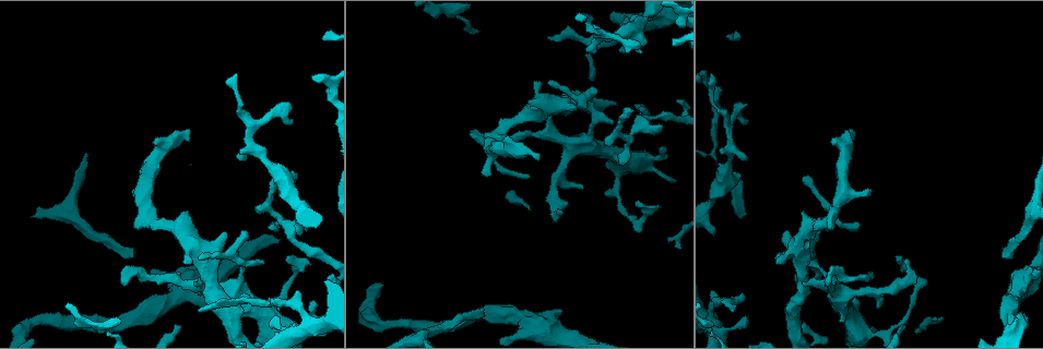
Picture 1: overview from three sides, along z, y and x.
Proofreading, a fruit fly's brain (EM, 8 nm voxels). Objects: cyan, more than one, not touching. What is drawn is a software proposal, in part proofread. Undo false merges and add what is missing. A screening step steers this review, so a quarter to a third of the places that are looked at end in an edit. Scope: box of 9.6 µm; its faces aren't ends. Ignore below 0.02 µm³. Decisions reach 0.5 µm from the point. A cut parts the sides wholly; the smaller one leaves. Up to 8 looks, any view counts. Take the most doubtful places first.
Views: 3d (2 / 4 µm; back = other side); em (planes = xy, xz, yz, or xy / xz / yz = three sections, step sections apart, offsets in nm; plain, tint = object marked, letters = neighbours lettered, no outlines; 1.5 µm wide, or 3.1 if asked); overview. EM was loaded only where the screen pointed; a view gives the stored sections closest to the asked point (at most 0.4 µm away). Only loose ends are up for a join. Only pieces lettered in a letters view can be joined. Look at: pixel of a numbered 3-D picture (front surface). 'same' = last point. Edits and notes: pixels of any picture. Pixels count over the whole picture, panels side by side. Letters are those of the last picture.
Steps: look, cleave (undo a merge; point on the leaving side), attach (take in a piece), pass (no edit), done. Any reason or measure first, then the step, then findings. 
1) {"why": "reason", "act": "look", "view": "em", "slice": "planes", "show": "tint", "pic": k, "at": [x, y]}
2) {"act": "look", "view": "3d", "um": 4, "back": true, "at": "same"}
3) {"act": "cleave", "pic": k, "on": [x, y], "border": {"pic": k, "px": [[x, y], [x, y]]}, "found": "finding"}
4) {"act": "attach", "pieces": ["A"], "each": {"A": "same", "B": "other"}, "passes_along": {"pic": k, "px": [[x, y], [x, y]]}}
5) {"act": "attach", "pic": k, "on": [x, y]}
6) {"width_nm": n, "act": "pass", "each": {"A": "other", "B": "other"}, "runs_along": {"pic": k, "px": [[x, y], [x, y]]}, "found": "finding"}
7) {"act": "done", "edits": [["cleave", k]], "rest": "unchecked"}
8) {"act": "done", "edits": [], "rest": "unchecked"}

{"why": "branch stops here", "act": "look", "view": "em", "slice": "planes", "show": "letters", "pic": 1, "at": [481, 308]}

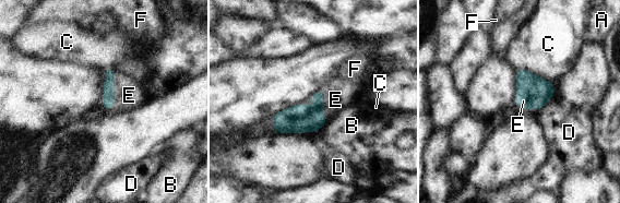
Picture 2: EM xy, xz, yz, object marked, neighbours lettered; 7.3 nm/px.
{"act": "attach", "pieces": ["E"], "each": {"A": "other", "B": "other", "C": "other", "D": "other", "E": "same", "F": "other"}, "passes_along": {"pic": 2, "px": [[108, 99], [114, 91], [129, 95]]}, "found": "the cell continues"}

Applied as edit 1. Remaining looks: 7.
{"act": "look", "view": "overview"}

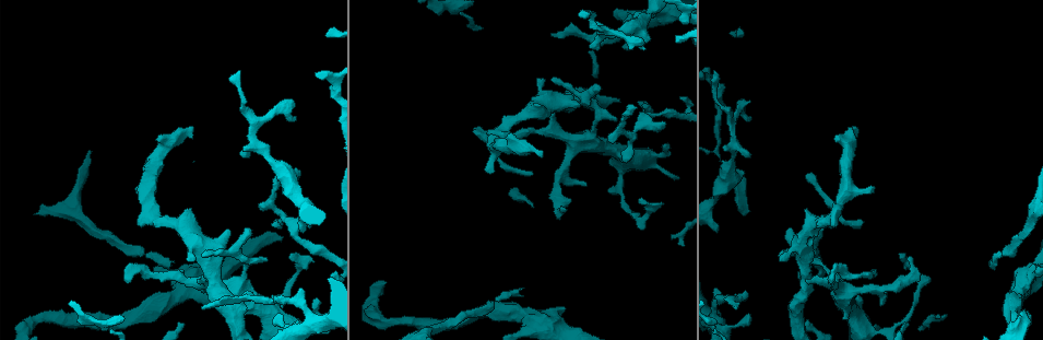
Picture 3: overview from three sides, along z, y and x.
{"why": "thick end", "act": "look", "view": "em", "slice": "planes", "show": "letters", "pic": 3, "at": [190, 208]}

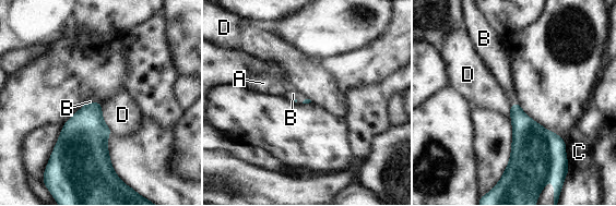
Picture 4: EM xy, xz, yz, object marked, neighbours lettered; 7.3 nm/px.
{"act": "attach", "pieces": ["B"], "each": {"A": "other", "B": "same", "C": "other", "D": "other"}, "passes_along": {"pic": 4, "px": [[526, 134], [514, 104], [502, 72]]}, "found": "the cell continues"}

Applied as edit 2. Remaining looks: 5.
{"why": "free end", "act": "look", "view": "3d", "um": 4, "pic": 3, "at": [247, 153]}

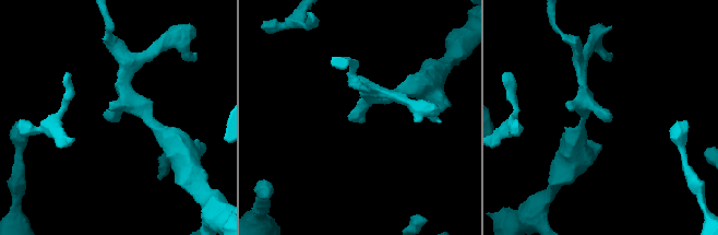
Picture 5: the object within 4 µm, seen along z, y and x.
{"why": "need the tissue", "act": "look", "view": "em", "slice": "planes", "show": "letters", "pic": 5, "at": [119, 116]}

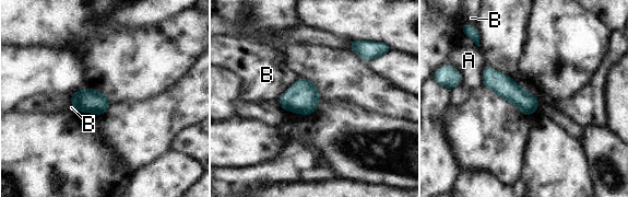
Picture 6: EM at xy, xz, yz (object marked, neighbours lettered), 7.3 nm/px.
{"act": "pass", "each": {"A": "other", "B": "other"}, "runs_along": {"pic": 6, "px": [[485, 70], [496, 81], [534, 108]]}, "found": "none of them fits"}

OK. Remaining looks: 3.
{"act": "done", "edits": [["attach", 2], ["attach", 4]], "rest": "unchecked"}

